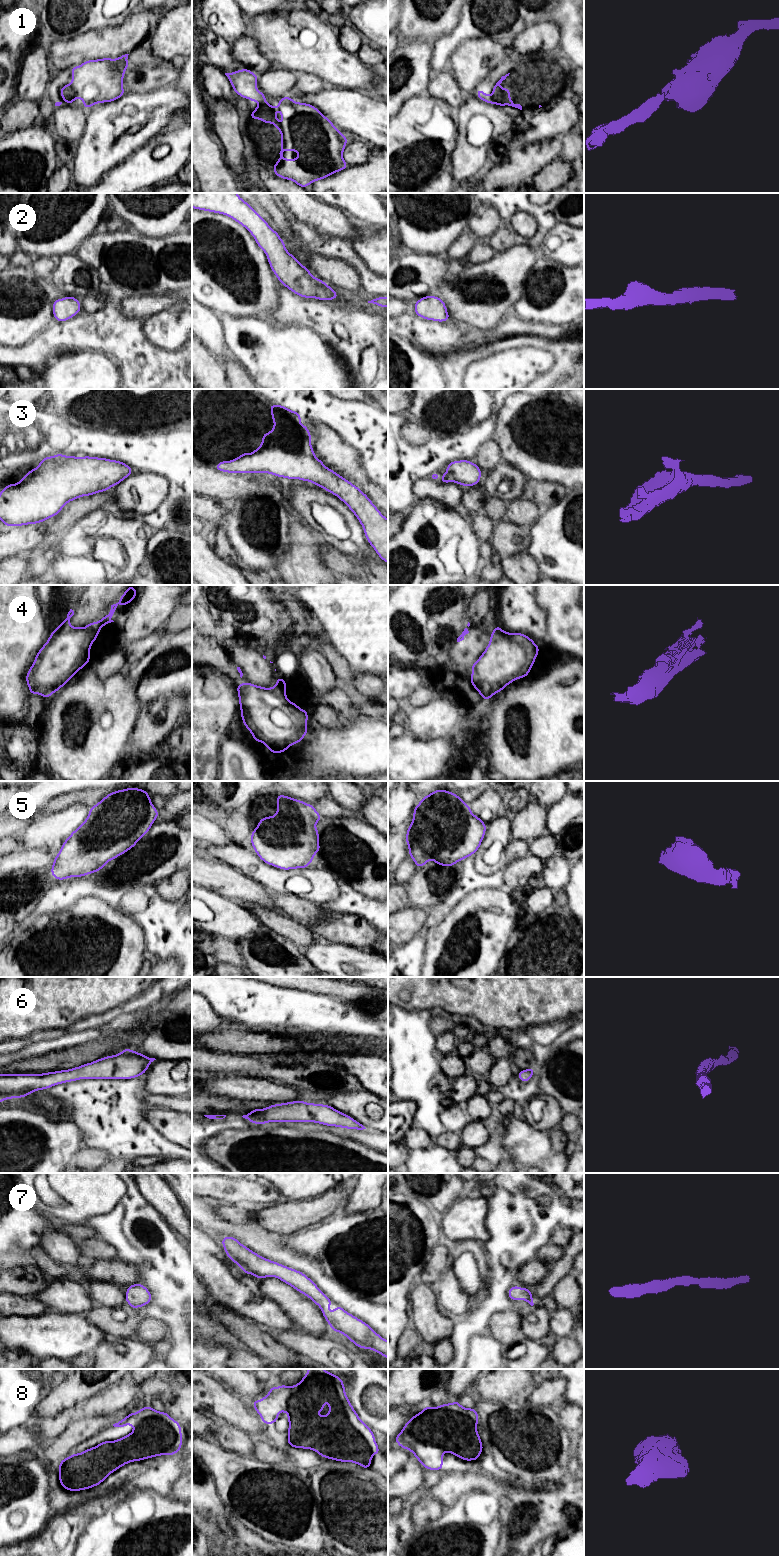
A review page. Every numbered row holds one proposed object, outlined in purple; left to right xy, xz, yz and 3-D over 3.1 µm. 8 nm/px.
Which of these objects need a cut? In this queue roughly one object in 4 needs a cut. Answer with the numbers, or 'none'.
none

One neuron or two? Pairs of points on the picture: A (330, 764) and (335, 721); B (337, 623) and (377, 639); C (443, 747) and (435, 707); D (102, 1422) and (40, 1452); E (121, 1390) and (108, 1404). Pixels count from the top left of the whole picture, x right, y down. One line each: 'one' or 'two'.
A: two
B: one
C: two
D: one
E: one

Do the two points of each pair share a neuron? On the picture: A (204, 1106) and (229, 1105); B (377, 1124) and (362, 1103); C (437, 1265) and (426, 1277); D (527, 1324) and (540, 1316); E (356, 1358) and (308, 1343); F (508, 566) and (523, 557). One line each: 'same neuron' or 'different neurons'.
A: same neuron
B: same neuron
C: same neuron
D: same neuron
E: same neuron
F: same neuron

